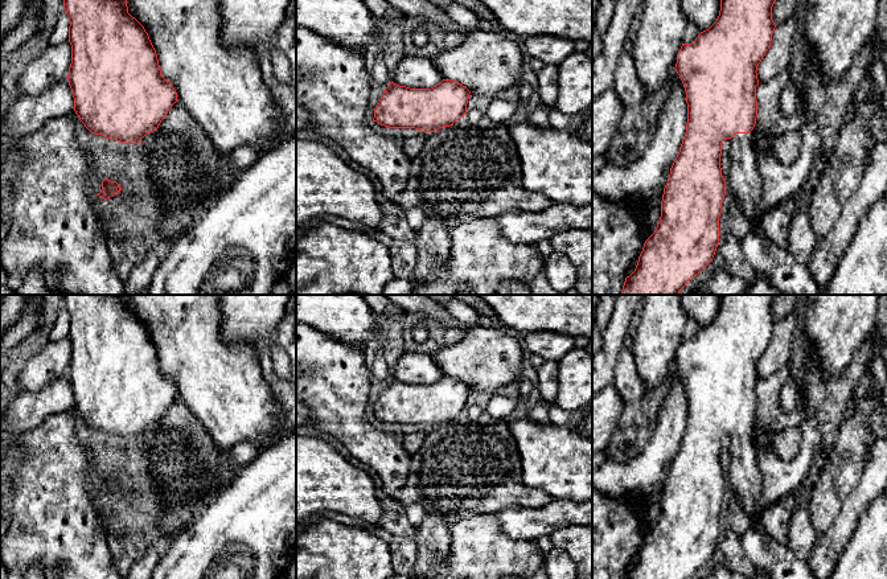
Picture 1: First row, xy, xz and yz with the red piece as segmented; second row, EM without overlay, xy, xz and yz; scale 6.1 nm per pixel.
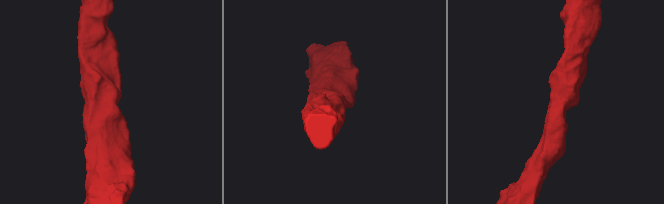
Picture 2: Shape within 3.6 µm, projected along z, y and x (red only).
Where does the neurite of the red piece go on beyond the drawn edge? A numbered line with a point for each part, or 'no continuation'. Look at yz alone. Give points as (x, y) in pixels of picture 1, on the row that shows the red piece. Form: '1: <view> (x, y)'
1: yz (776, 265)

